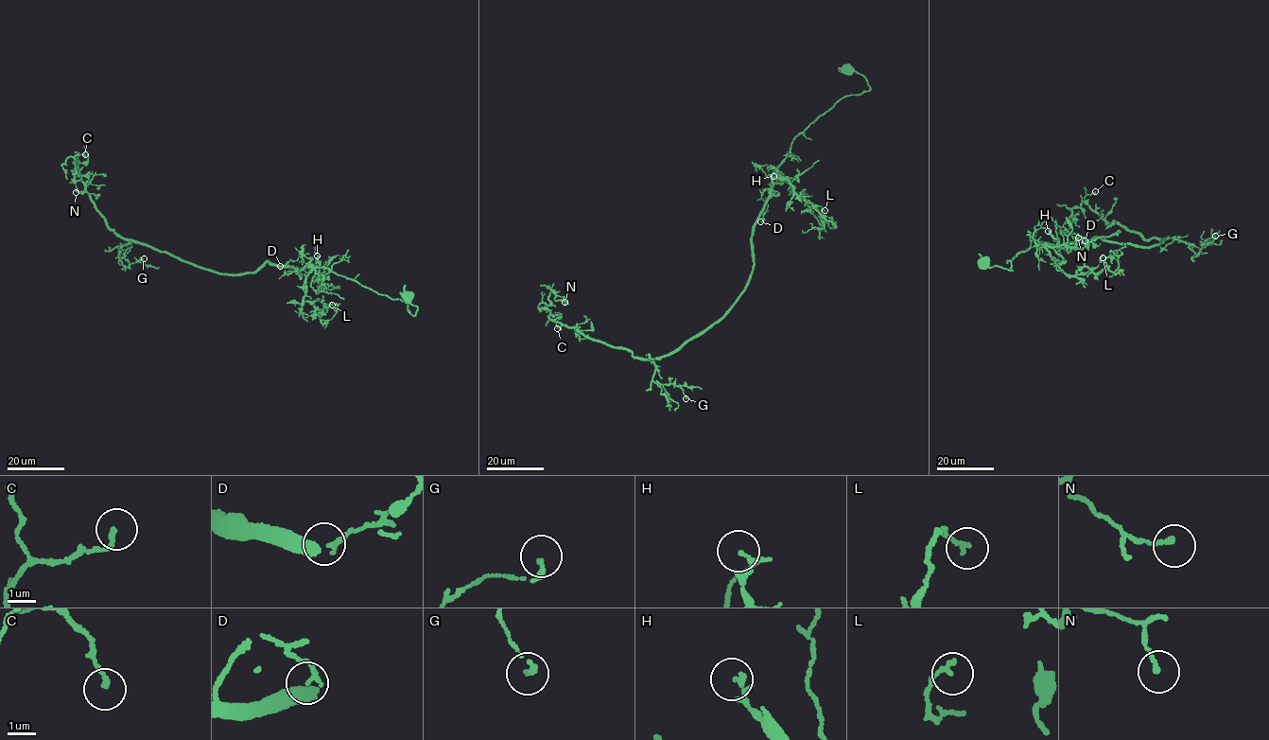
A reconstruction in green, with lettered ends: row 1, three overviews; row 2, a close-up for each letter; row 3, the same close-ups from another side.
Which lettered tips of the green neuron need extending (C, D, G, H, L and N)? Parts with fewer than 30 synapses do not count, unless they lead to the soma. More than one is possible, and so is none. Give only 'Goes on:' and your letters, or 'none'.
Goes on: none

